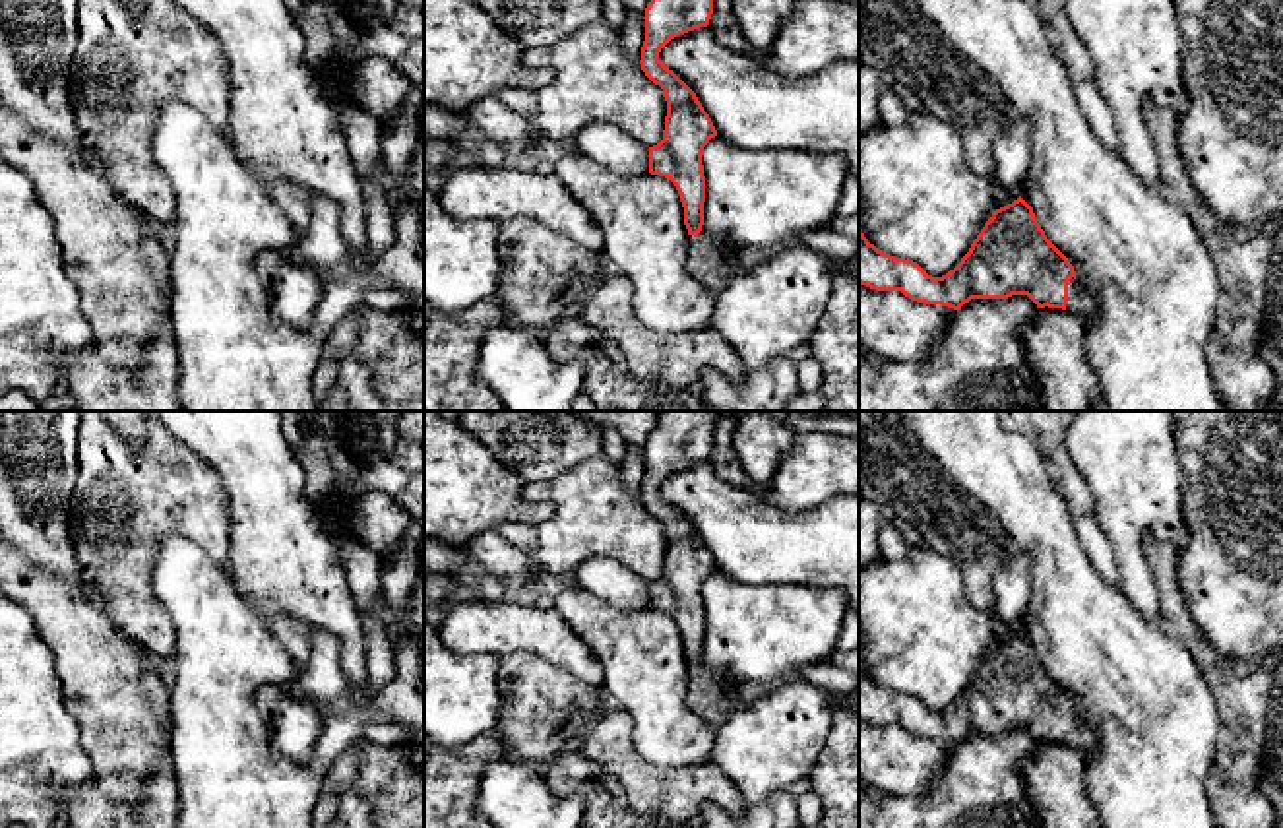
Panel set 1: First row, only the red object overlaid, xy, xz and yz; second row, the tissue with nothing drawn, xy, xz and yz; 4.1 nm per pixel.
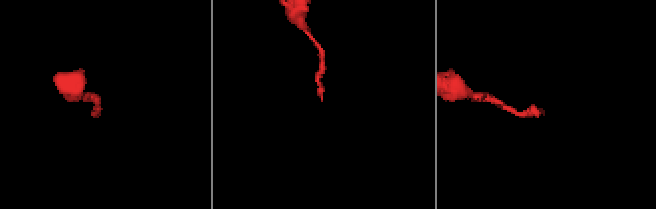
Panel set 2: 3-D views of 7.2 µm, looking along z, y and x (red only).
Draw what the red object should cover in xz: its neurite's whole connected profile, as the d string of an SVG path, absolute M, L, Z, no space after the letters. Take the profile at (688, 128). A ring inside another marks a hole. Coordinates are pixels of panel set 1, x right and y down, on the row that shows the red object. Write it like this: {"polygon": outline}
{"polygon": "M651 0L643 17L645 41L640 64L645 76L663 89L667 101L663 140L649 147L649 173L669 178L680 194L684 225L688 229L688 270L702 283L719 287L736 275L736 258L740 250L702 229L705 202L702 151L709 140L717 136L717 130L696 93L659 60L661 48L671 39L707 27L711 14L713 0Z"}

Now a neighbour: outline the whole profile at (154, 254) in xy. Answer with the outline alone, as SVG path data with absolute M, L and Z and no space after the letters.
M140 213L143 221L143 239L141 239L141 260L157 283L165 291L165 301L169 299L169 256L157 237L157 227L149 223L149 219Z

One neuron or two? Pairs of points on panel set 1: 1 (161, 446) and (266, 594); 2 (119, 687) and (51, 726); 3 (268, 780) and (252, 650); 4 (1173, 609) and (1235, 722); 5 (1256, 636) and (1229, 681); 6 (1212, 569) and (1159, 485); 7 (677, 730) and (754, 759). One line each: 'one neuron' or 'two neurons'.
1: two neurons
2: two neurons
3: one neuron
4: one neuron
5: two neurons
6: two neurons
7: two neurons

